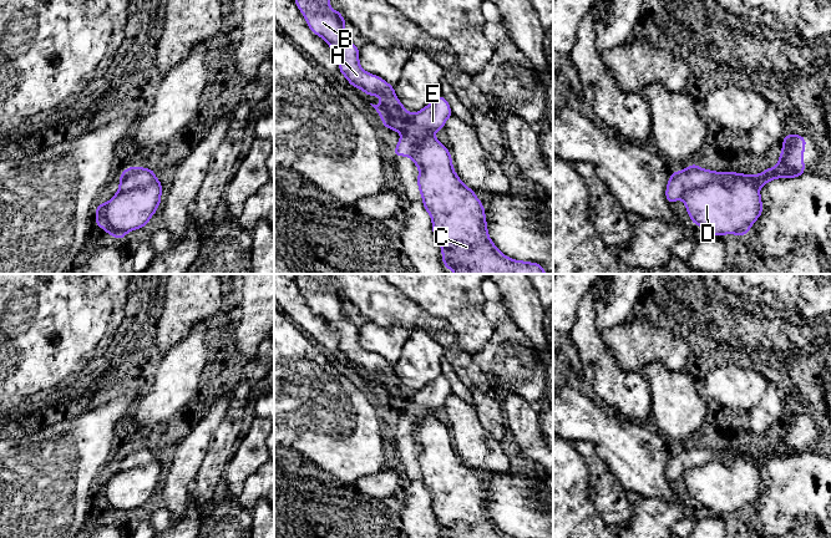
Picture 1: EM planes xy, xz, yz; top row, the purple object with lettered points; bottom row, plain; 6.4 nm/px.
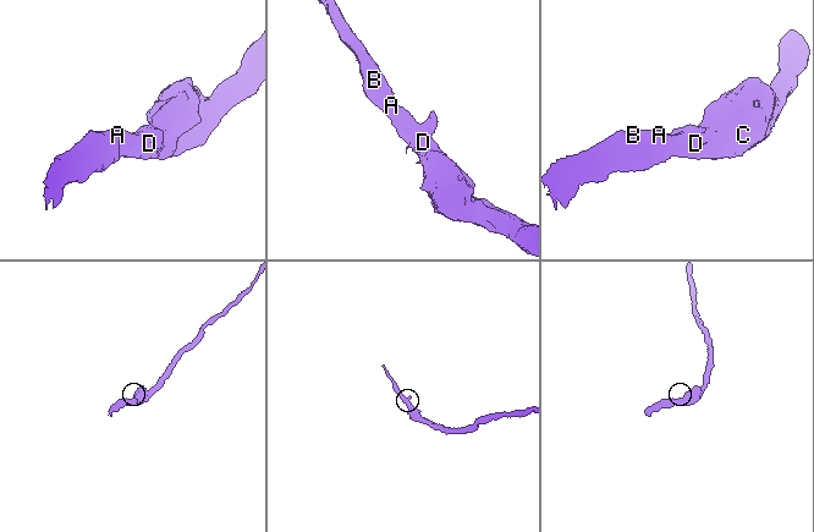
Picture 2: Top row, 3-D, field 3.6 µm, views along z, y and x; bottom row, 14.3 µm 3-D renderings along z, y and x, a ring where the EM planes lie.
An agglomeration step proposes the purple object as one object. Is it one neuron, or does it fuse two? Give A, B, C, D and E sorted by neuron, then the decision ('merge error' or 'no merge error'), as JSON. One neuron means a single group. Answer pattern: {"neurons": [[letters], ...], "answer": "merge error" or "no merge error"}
{"neurons": [["A", "B", "C", "D"], ["E"]], "answer": "merge error"}

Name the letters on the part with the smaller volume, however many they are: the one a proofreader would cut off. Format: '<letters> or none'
E

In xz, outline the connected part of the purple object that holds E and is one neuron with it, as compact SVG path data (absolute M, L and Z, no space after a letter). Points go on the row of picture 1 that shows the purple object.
M439 96L421 111L412 113L411 125L409 130L400 137L394 157L410 157L421 173L422 168L416 163L417 144L422 138L434 136L436 131L442 130L446 120L451 116L451 108L444 96Z

